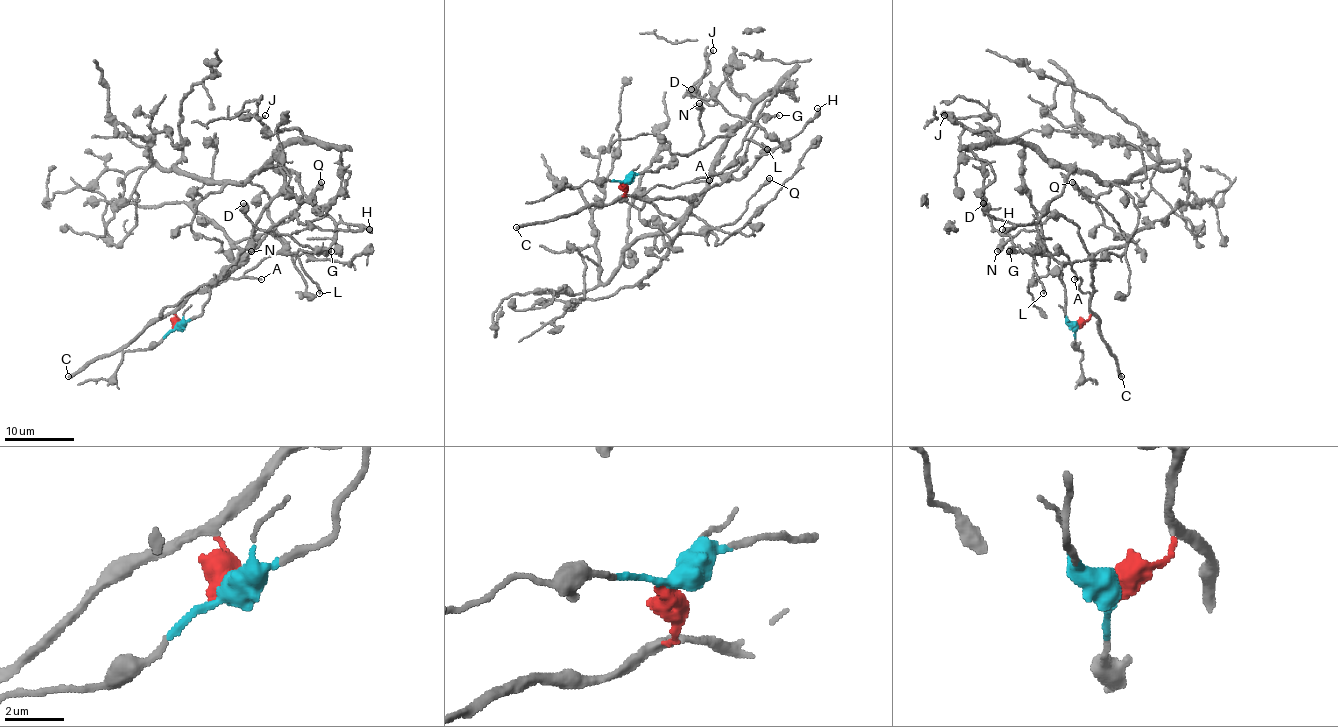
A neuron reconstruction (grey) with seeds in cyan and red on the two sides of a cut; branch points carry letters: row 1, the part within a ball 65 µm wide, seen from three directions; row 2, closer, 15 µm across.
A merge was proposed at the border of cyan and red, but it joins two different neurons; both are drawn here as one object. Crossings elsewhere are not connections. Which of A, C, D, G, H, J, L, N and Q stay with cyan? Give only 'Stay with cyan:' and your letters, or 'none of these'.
Stay with cyan: D, H, J, N

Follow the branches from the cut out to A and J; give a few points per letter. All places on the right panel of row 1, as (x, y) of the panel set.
A: (1077, 325), (1089, 318), (1089, 294), (1079, 288), (1079, 278), (1074, 280)
J: (1077, 325), (1047, 267), (1023, 146), (974, 131), (997, 127), (993, 115), (944, 115)

